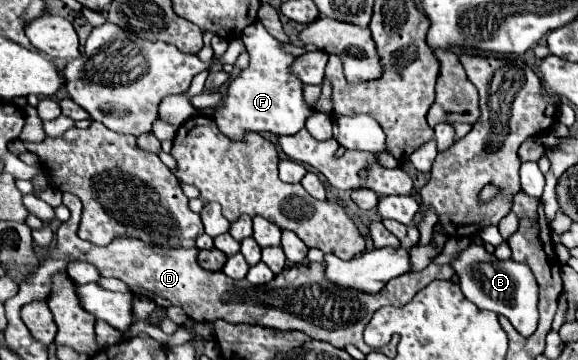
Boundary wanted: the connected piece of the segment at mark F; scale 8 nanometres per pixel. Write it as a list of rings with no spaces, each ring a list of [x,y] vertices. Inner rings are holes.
[[[259,21],[243,31],[243,43],[251,57],[251,65],[231,81],[223,107],[213,113],[213,119],[219,123],[219,129],[231,139],[241,139],[243,131],[293,135],[293,131],[299,131],[305,125],[305,119],[311,115],[311,107],[303,101],[301,95],[303,83],[289,73],[293,55],[281,51],[279,41],[269,35]]]

